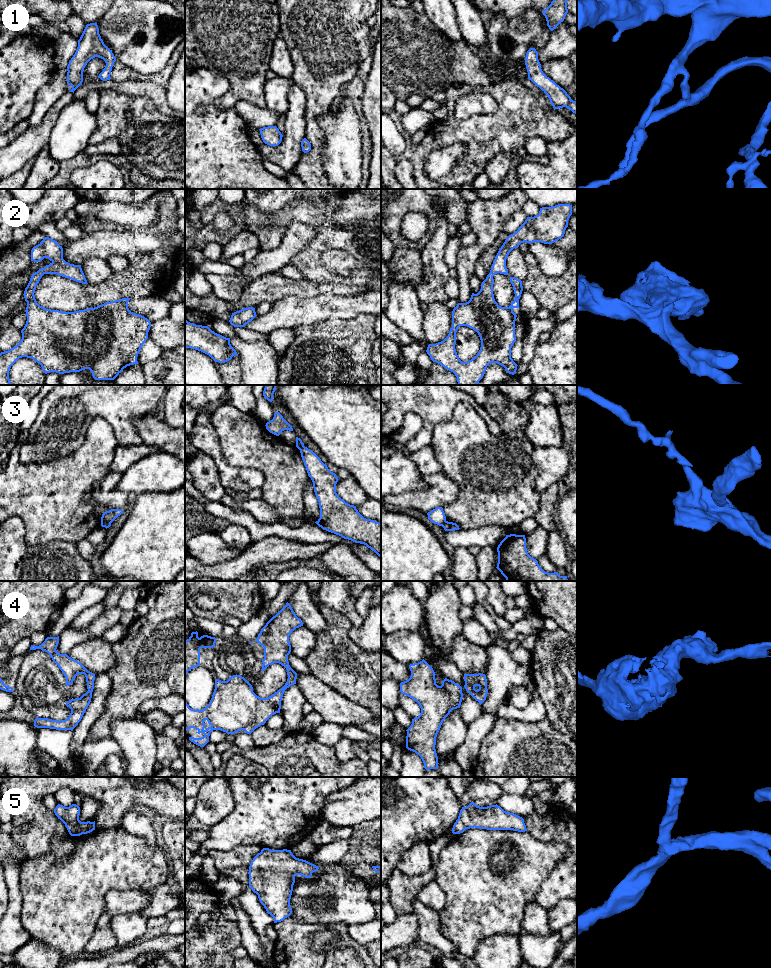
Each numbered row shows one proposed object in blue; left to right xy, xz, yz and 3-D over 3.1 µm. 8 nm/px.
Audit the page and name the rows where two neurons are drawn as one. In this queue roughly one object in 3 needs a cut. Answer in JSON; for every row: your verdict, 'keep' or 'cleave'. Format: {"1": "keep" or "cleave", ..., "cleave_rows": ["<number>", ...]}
{"1": "keep", "2": "keep", "3": "cleave", "4": "keep", "5": "keep", "cleave_rows": ["3"]}

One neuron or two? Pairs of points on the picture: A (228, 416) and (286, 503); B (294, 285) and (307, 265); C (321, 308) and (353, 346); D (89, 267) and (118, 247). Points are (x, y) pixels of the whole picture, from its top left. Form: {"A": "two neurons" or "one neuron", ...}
{"A": "one neuron", "B": "two neurons", "C": "two neurons", "D": "two neurons"}

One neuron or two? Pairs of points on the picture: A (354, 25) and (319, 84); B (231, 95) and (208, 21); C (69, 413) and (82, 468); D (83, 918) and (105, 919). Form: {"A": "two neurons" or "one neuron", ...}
{"A": "one neuron", "B": "one neuron", "C": "two neurons", "D": "two neurons"}

